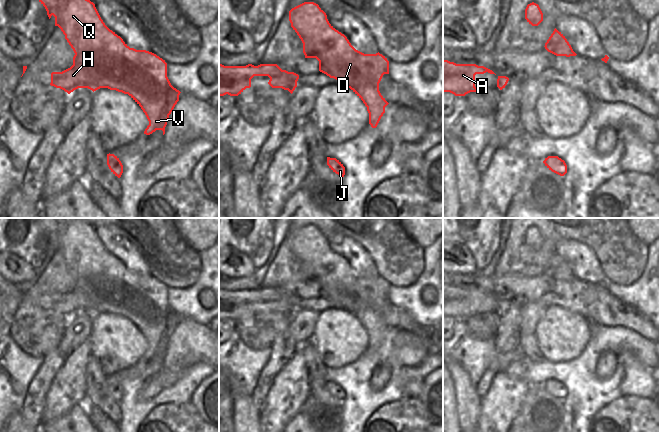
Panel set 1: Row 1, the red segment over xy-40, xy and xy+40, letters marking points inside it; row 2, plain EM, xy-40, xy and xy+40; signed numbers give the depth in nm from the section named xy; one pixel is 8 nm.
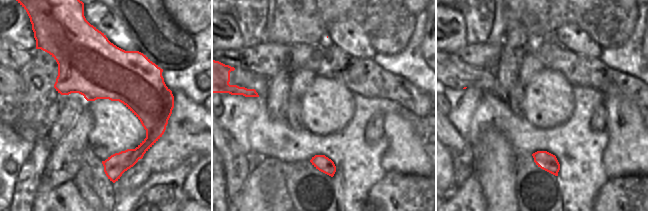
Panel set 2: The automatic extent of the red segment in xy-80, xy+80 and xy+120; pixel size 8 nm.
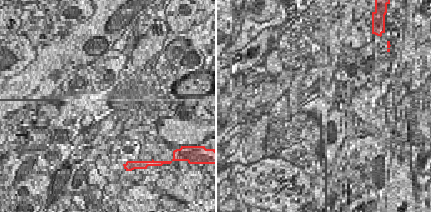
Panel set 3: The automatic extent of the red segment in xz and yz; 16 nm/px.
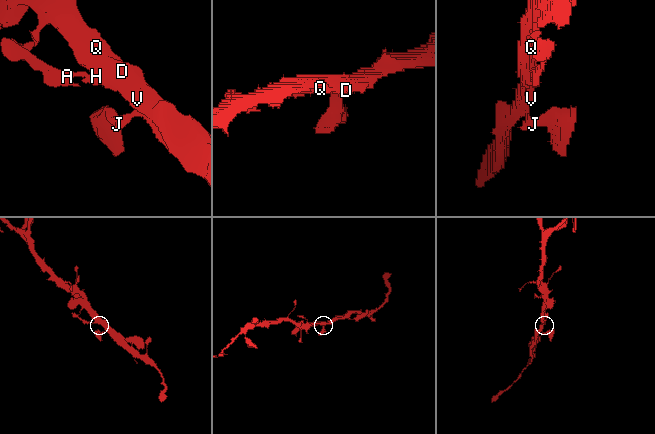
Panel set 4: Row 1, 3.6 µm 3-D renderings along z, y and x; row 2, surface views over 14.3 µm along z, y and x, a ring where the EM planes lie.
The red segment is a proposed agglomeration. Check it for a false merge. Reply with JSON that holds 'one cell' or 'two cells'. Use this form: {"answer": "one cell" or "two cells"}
{"answer": "one cell"}

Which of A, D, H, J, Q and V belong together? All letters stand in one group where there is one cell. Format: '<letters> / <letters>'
A D H J Q V

